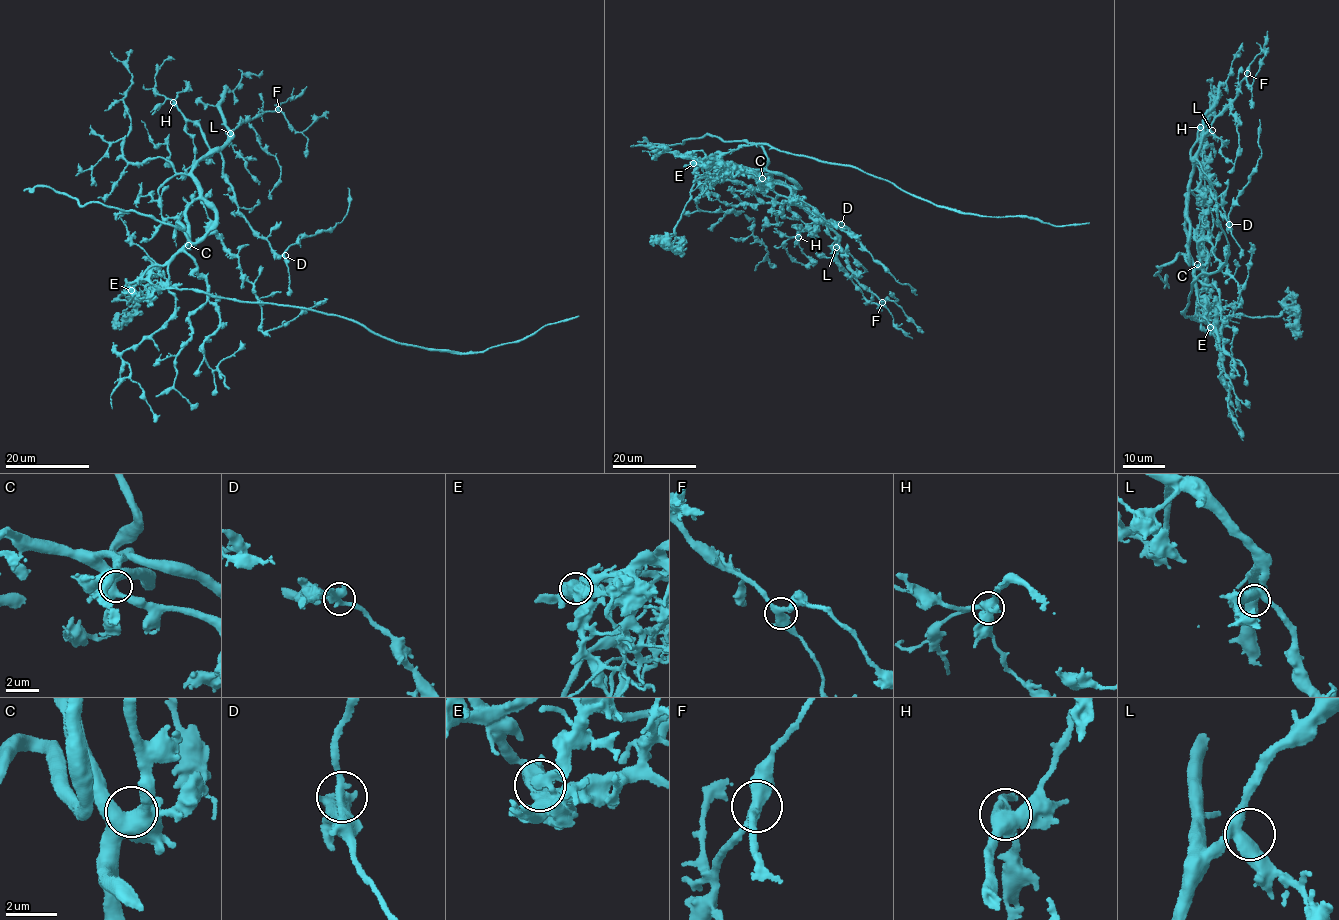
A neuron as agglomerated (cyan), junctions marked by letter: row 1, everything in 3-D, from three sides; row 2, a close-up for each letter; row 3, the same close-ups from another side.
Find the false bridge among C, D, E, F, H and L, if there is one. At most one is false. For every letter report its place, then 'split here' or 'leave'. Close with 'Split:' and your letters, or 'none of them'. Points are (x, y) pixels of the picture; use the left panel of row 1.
C: at (188, 245); leave
D: at (285, 255); leave
E: at (131, 290); split here
F: at (278, 109); leave
H: at (173, 102); leave
L: at (230, 133); leave
Split: E

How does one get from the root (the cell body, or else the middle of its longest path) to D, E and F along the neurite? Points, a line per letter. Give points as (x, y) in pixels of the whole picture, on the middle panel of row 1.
D: (728, 152), (720, 160), (725, 165), (785, 184), (795, 201), (823, 220), (817, 223), (816, 219), (841, 224)
E: (728, 152), (694, 162)
F: (728, 152), (720, 160), (725, 165), (734, 163), (790, 188), (795, 201), (836, 234), (852, 276), (882, 302)

